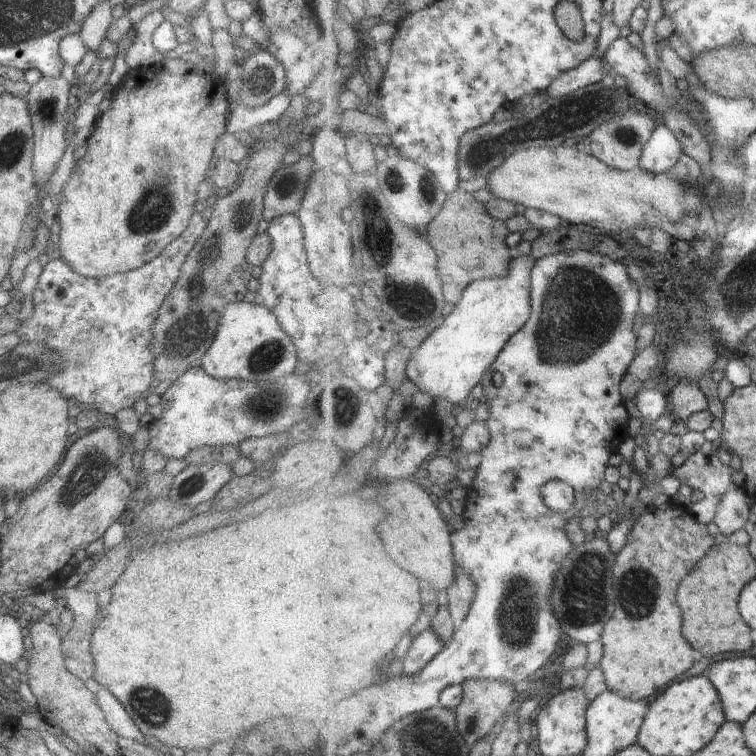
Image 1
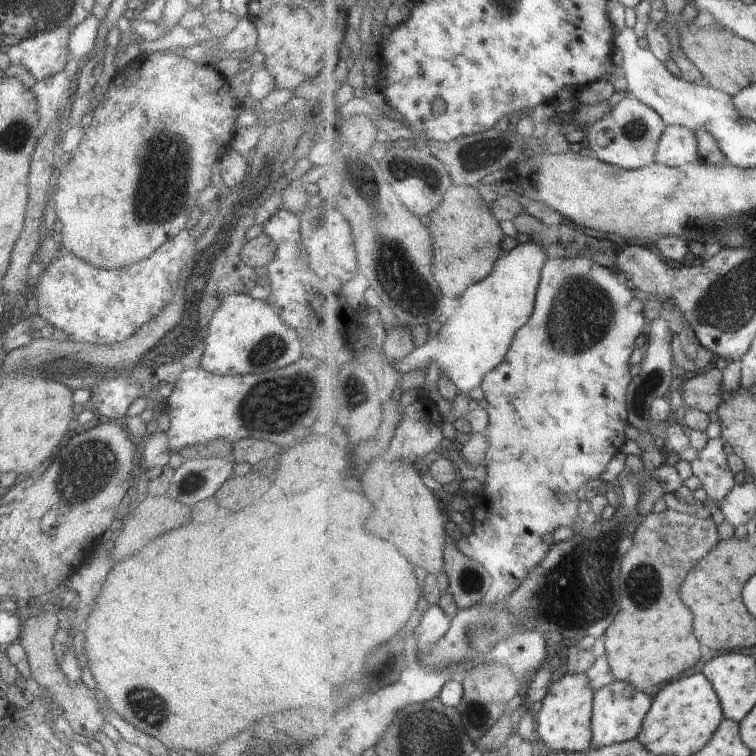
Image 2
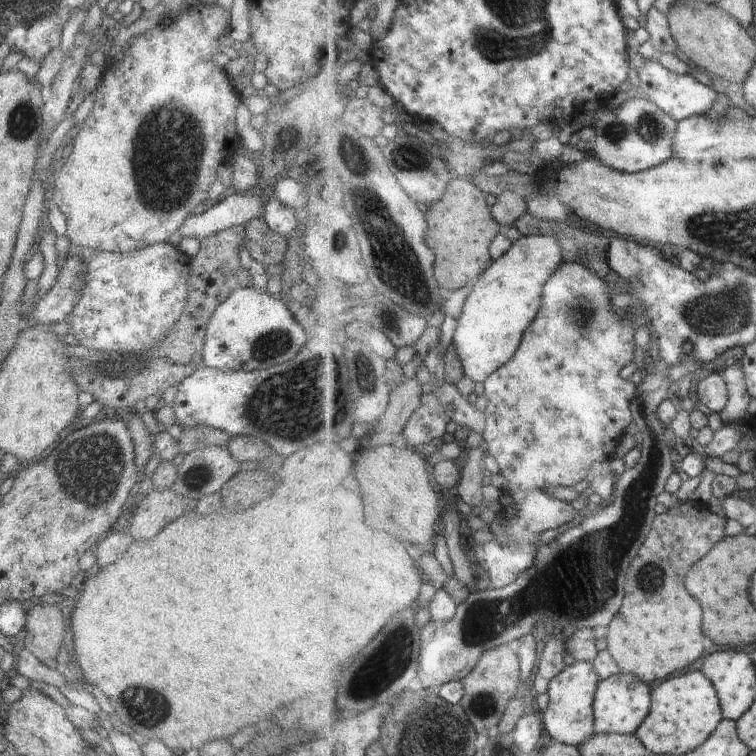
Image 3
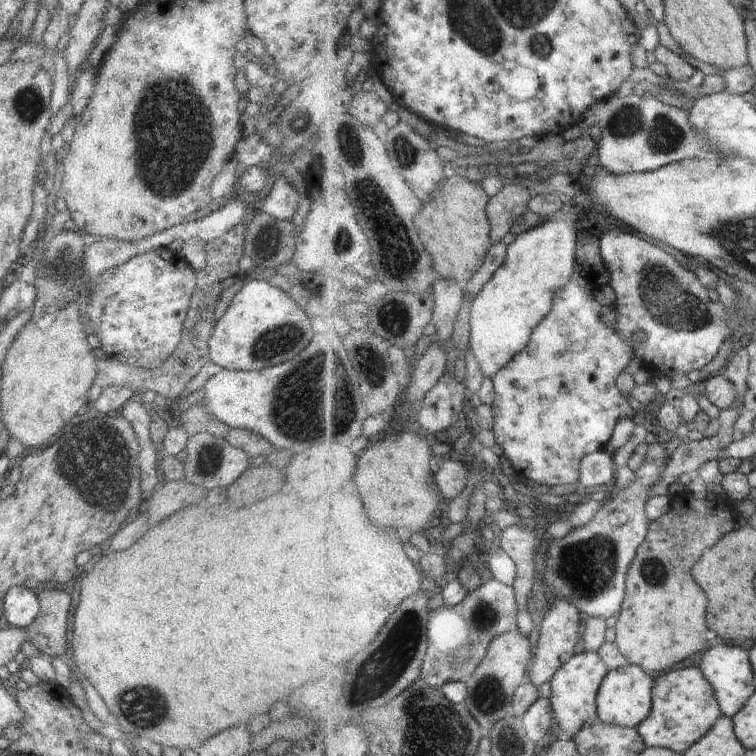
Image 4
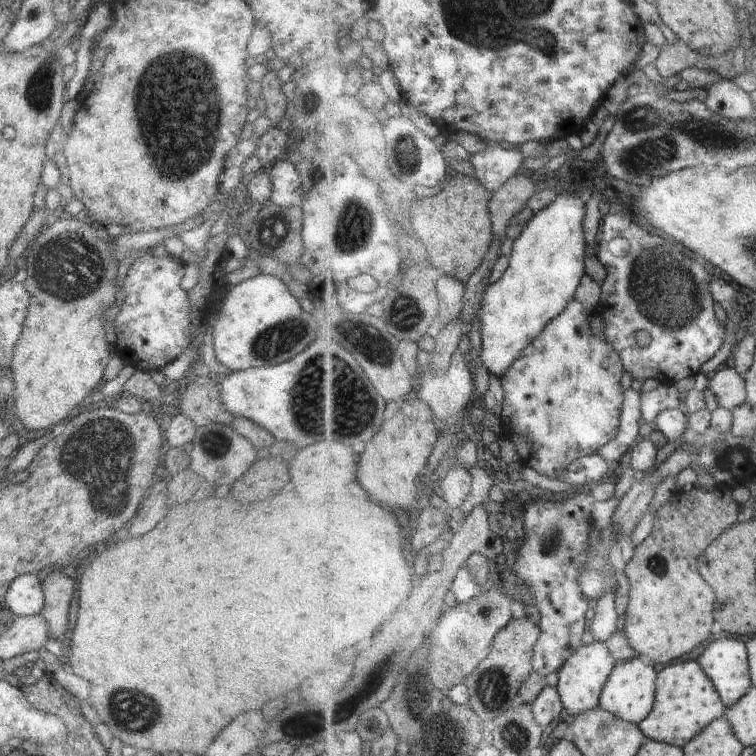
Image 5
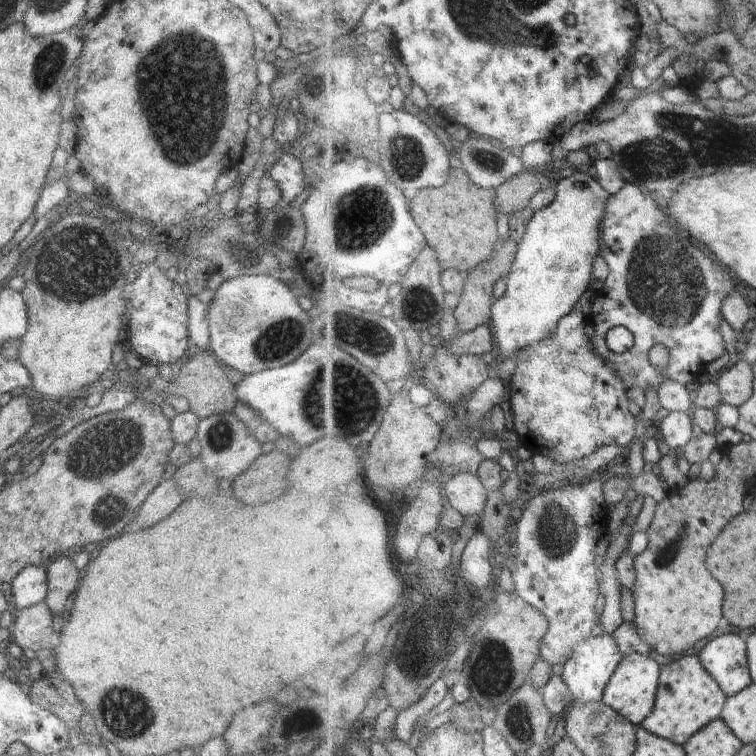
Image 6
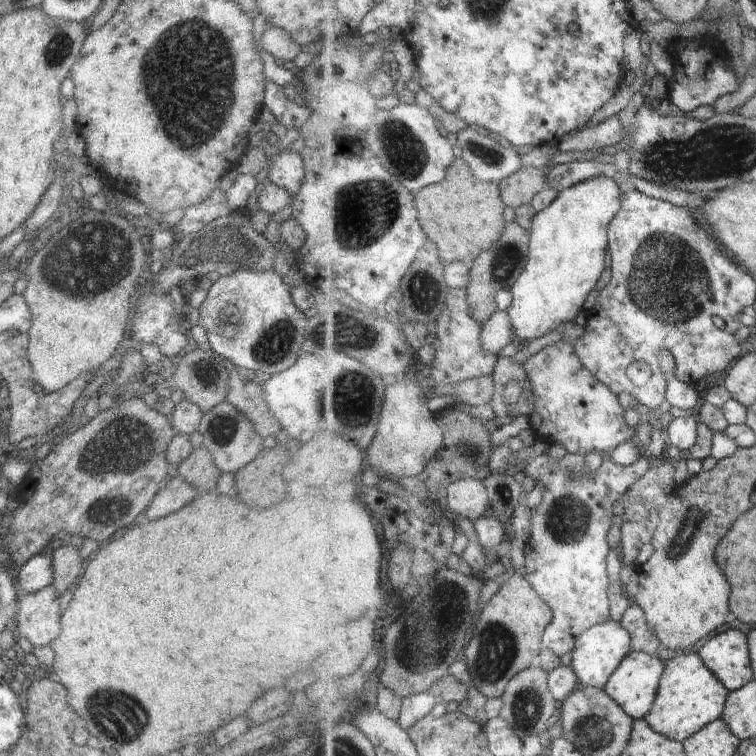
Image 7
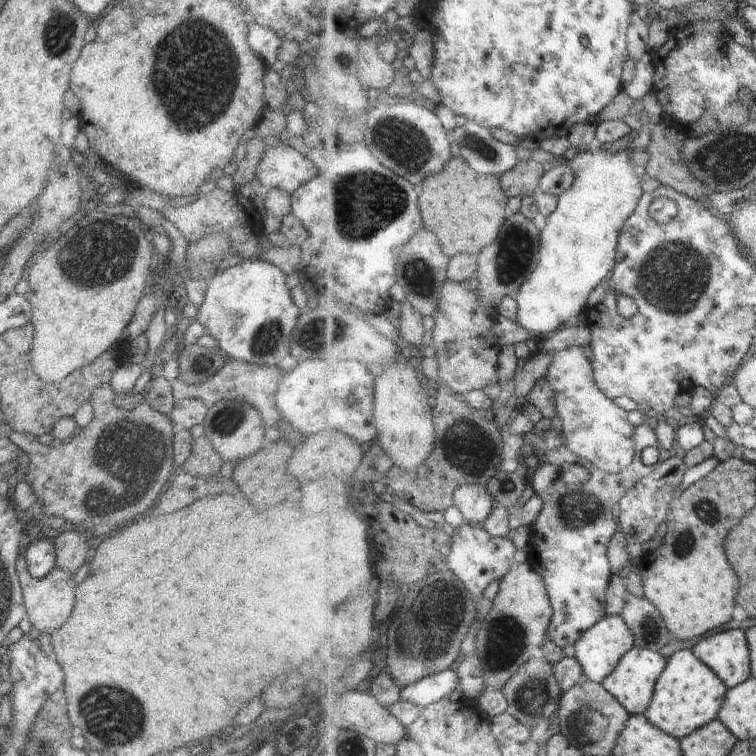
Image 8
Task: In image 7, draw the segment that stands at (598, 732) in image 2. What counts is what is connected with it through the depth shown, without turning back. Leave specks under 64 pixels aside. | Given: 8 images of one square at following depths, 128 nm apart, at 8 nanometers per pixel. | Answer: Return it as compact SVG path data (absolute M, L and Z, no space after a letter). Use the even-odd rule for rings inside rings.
M633 651L613 674L613 678L609 680L606 690L636 721L638 719L645 719L656 706L666 667L667 662L661 660L657 655L651 655L642 651Z

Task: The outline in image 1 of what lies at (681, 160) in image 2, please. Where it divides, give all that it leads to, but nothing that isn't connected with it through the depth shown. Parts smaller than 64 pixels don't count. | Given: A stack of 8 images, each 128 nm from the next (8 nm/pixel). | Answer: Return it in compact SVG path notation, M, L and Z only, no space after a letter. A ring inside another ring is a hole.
M661 126L654 134L654 140L646 145L646 152L642 158L642 166L653 173L670 173L681 161L682 142L668 126Z

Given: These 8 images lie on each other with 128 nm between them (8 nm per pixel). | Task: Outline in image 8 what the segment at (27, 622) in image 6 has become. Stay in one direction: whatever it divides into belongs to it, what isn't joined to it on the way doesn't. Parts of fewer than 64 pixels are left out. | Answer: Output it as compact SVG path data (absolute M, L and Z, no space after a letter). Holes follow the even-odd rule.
M19 552L16 563L18 578L23 590L23 599L27 618L32 624L33 630L48 630L52 632L54 629L61 627L72 612L75 603L74 575L61 569L54 567L49 573L42 578L34 578L27 569L25 552Z

